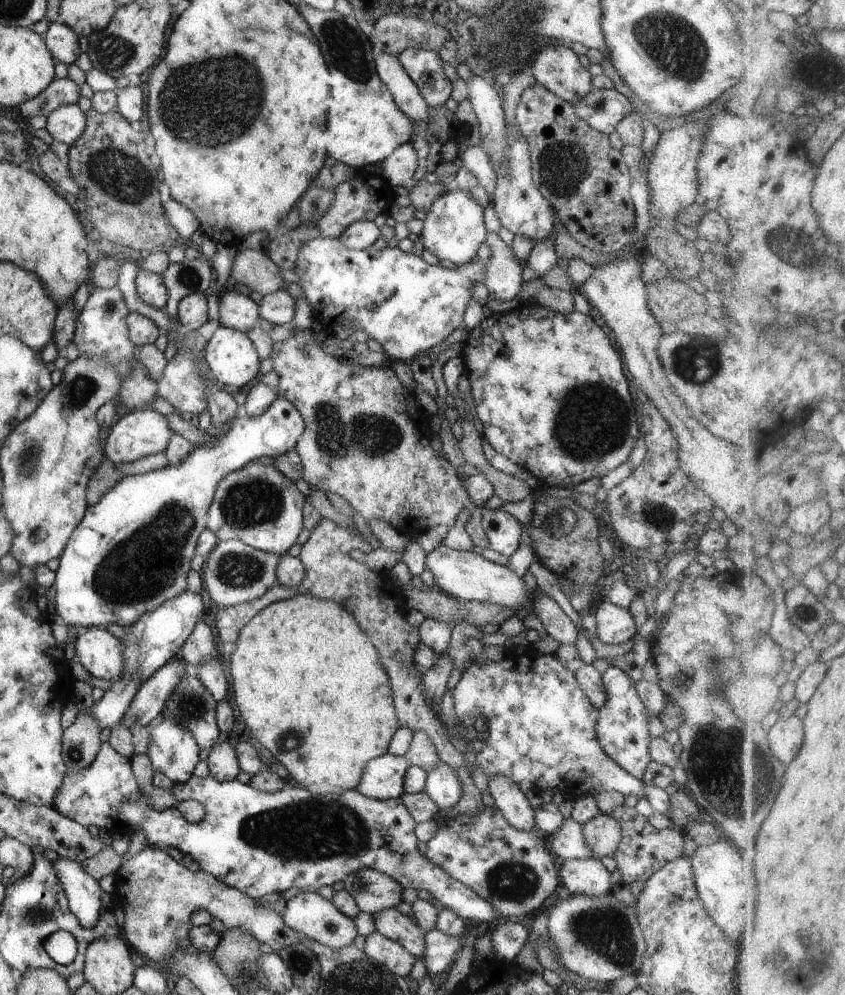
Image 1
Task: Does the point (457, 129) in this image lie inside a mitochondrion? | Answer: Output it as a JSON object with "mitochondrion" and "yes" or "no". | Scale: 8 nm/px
{"mitochondrion":"no"}

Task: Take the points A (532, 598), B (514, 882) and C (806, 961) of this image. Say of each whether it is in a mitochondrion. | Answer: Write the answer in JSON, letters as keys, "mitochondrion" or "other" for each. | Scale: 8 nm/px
{"A":"other","B":"mitochondrion","C":"mitochondrion"}

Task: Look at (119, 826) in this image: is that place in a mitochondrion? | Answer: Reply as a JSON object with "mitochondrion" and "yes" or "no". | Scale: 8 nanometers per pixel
{"mitochondrion":"no"}

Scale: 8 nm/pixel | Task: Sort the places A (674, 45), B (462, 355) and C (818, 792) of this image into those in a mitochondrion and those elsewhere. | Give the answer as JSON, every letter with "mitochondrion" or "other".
{"A":"mitochondrion","B":"other","C":"other"}

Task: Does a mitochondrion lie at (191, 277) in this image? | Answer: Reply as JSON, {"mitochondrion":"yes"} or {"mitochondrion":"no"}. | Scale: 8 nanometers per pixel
{"mitochondrion":"yes"}

